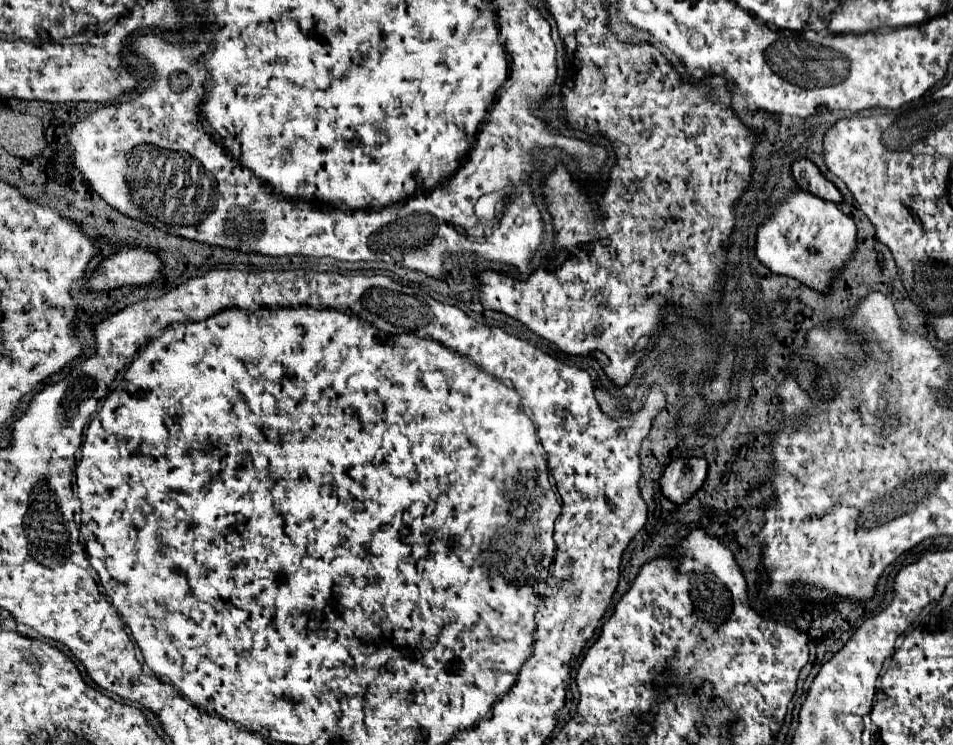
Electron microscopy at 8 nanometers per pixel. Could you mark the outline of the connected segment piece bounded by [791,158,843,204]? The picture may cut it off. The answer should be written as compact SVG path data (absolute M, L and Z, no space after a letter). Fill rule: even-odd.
M805 158L795 160L791 166L791 174L799 188L803 188L823 200L835 202L835 204L839 204L843 200L839 190L819 172L819 168L811 160L805 160Z

